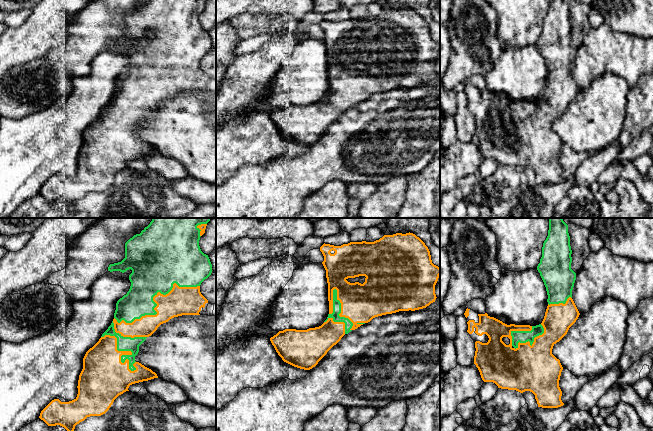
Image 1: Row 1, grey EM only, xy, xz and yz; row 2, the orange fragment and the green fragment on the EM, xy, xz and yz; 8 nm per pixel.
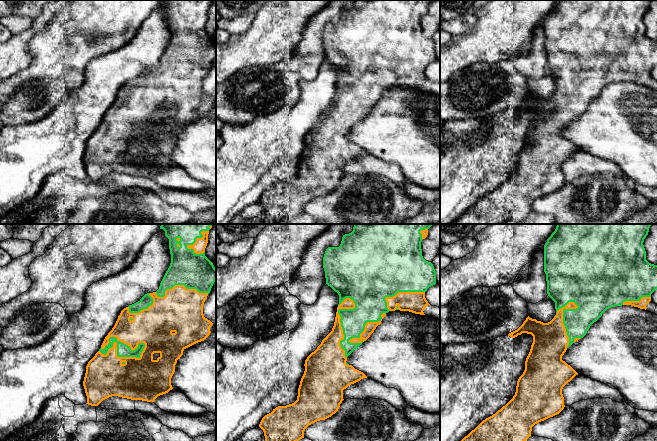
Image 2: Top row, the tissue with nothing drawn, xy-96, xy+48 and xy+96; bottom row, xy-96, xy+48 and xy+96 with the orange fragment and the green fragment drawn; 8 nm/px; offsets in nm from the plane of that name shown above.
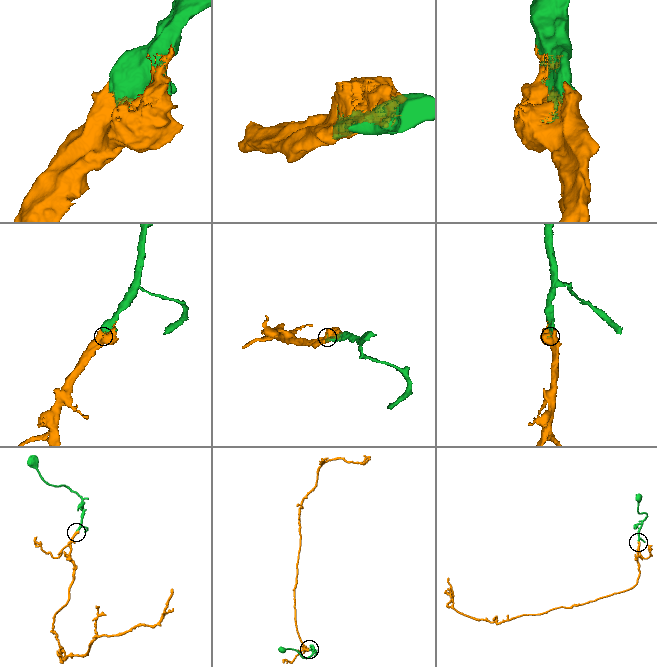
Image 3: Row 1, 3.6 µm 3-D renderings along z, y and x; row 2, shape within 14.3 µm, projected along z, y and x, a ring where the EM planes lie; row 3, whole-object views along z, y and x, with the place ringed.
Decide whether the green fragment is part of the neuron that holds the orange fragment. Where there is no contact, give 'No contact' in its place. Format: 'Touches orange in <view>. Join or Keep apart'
Touches orange in xy. Join

